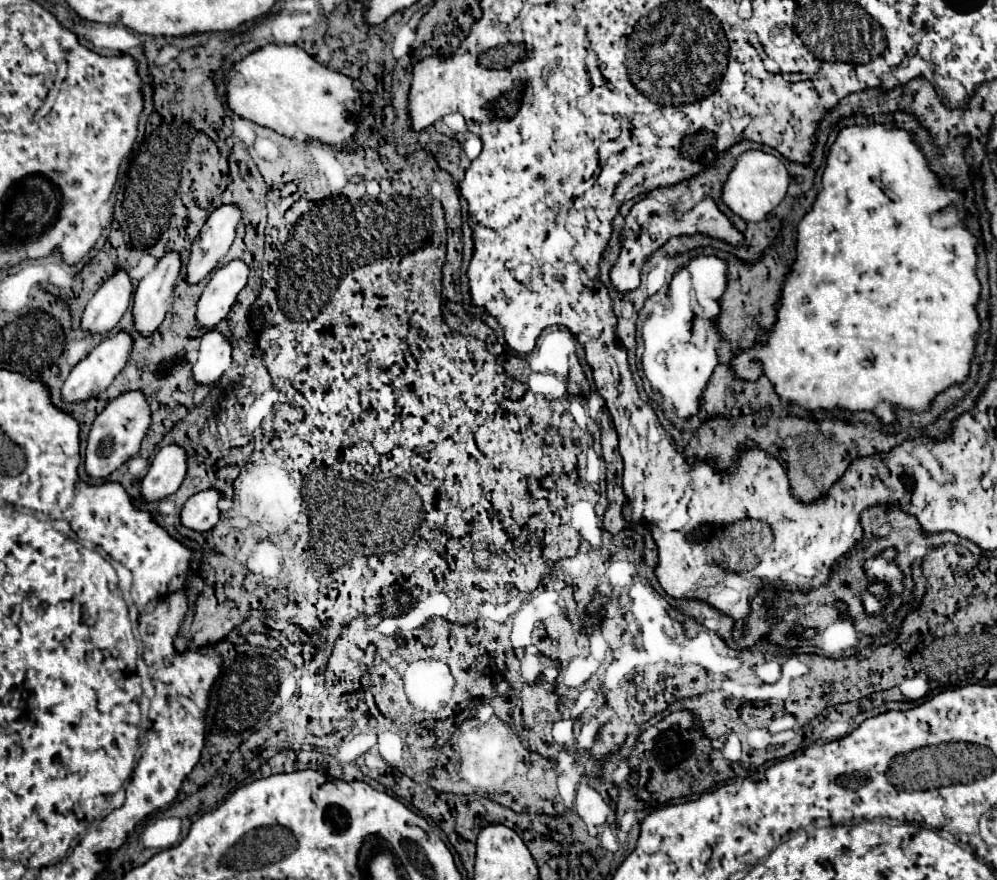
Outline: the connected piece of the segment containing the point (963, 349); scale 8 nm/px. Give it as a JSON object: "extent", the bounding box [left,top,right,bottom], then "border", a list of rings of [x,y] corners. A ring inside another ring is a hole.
{"extent":[731,125,981,423],"border":[[[869,125],[869,127],[847,127],[847,129],[843,129],[843,131],[841,131],[841,133],[839,133],[839,135],[837,135],[837,141],[835,141],[835,145],[833,145],[833,147],[831,147],[831,155],[829,155],[829,159],[827,159],[827,167],[825,167],[825,173],[823,173],[823,189],[821,189],[821,191],[819,191],[819,195],[817,195],[817,201],[815,201],[815,205],[813,205],[813,209],[811,209],[811,213],[807,213],[807,215],[805,215],[805,217],[803,217],[803,219],[801,219],[801,223],[799,223],[799,227],[797,227],[797,251],[799,251],[799,257],[797,257],[797,261],[795,261],[795,265],[793,265],[793,269],[791,269],[791,273],[789,273],[789,277],[787,277],[787,283],[785,283],[785,289],[783,289],[783,297],[781,297],[781,301],[779,301],[779,315],[777,315],[777,325],[775,325],[775,327],[773,327],[773,331],[771,331],[771,339],[769,339],[769,345],[767,345],[767,347],[755,347],[755,349],[747,349],[747,351],[743,351],[743,353],[741,353],[741,355],[739,355],[739,357],[737,357],[737,359],[733,359],[733,361],[731,361],[731,367],[733,367],[733,369],[735,369],[735,371],[737,371],[737,375],[739,375],[739,377],[741,377],[741,379],[749,379],[749,381],[755,381],[755,379],[757,379],[757,377],[759,377],[759,375],[761,375],[761,373],[765,373],[765,375],[767,375],[767,377],[769,377],[769,379],[771,379],[771,381],[773,381],[773,383],[775,383],[775,391],[777,391],[777,393],[779,393],[779,395],[781,395],[781,397],[783,397],[783,399],[787,399],[787,401],[793,401],[793,403],[801,403],[801,405],[803,405],[803,407],[807,407],[807,409],[809,409],[809,411],[815,411],[815,409],[833,409],[833,407],[843,407],[843,409],[849,409],[849,411],[857,411],[857,409],[873,409],[873,411],[875,411],[875,413],[877,413],[877,415],[879,415],[879,417],[881,417],[881,419],[883,419],[883,421],[885,421],[885,423],[889,423],[889,421],[891,421],[891,419],[893,419],[893,405],[899,405],[899,407],[907,407],[907,409],[913,409],[913,411],[917,411],[917,413],[921,413],[921,411],[925,411],[925,409],[927,409],[927,407],[929,407],[929,403],[931,403],[931,399],[933,399],[933,397],[935,397],[935,395],[937,395],[937,393],[939,393],[939,391],[945,391],[945,389],[947,389],[947,387],[951,387],[951,385],[957,385],[957,383],[961,383],[961,381],[963,381],[963,379],[965,379],[965,377],[967,377],[967,373],[969,373],[969,361],[971,361],[971,355],[973,355],[973,349],[975,349],[975,339],[973,339],[973,337],[975,337],[975,331],[977,331],[977,329],[979,329],[979,319],[977,319],[977,311],[975,311],[975,303],[977,303],[977,297],[979,297],[979,291],[981,291],[981,285],[979,285],[979,281],[977,281],[977,275],[975,275],[975,263],[977,263],[977,255],[975,255],[975,237],[973,237],[973,235],[971,235],[971,233],[969,233],[969,231],[965,231],[965,229],[963,229],[963,227],[961,227],[961,225],[957,225],[957,223],[955,223],[955,225],[949,225],[949,227],[947,227],[947,229],[943,229],[943,227],[937,227],[937,225],[933,225],[933,221],[930,221],[930,216],[931,216],[931,215],[932,215],[932,214],[933,214],[933,215],[941,215],[941,213],[947,213],[947,209],[951,209],[951,207],[953,207],[953,203],[955,203],[955,202],[956,202],[956,198],[957,198],[957,191],[956,191],[956,190],[954,190],[954,189],[952,189],[952,188],[945,188],[945,187],[943,187],[943,186],[942,186],[942,185],[941,185],[941,183],[940,183],[940,180],[939,180],[939,178],[938,178],[938,177],[935,177],[935,175],[933,175],[933,173],[931,173],[931,171],[929,171],[929,167],[927,167],[927,163],[925,163],[925,157],[923,157],[923,153],[921,153],[921,151],[919,151],[919,149],[917,149],[917,147],[915,147],[915,143],[913,143],[913,141],[911,141],[911,135],[909,135],[909,133],[907,133],[907,131],[905,131],[905,129],[899,129],[899,127],[897,127],[897,125],[891,125],[891,127],[883,127],[883,125]],[[843,154],[846,154],[846,155],[848,155],[848,156],[849,156],[849,160],[850,160],[850,157],[851,157],[851,159],[853,159],[853,161],[857,161],[857,163],[859,163],[859,165],[861,165],[861,167],[865,167],[865,171],[867,171],[867,173],[869,173],[869,175],[871,175],[871,177],[872,177],[872,180],[873,180],[873,181],[874,181],[874,182],[875,182],[875,183],[876,183],[876,184],[877,184],[877,180],[879,180],[879,181],[880,181],[880,182],[881,182],[881,183],[882,183],[882,185],[883,185],[883,186],[884,186],[884,187],[885,187],[885,188],[886,188],[886,189],[887,189],[887,190],[888,190],[888,191],[889,191],[889,192],[891,192],[891,193],[892,193],[892,194],[893,194],[893,195],[894,195],[894,199],[893,199],[893,200],[892,200],[892,201],[891,201],[891,199],[889,199],[889,197],[887,197],[887,195],[885,195],[885,193],[883,193],[883,191],[881,191],[881,189],[879,189],[879,187],[877,187],[877,185],[875,185],[875,183],[873,183],[873,181],[871,181],[871,177],[869,177],[869,175],[865,175],[865,171],[863,171],[863,169],[861,169],[861,167],[857,167],[857,165],[851,165],[851,163],[843,163],[843,161],[841,161],[841,155],[843,155]]]}

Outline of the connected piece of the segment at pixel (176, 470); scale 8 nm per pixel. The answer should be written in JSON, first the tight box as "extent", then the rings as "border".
{"extent":[141,443,189,501],"border":[[[171,443],[161,447],[149,467],[149,473],[141,483],[141,495],[147,501],[157,501],[173,495],[185,479],[187,467],[189,457],[181,445]]]}

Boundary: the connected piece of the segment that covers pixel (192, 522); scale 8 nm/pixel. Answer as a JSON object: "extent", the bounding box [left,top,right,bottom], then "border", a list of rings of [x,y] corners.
{"extent":[181,489,221,531],"border":[[[205,489],[195,493],[181,511],[181,523],[195,531],[209,531],[219,521],[221,493],[217,489]]]}

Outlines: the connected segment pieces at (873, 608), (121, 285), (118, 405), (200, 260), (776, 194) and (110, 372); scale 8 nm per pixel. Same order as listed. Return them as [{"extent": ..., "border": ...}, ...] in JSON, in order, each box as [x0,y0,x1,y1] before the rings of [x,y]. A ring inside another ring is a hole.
[{"extent":[863,593,885,615],"border":[[[863,593],[863,605],[865,605],[865,611],[867,613],[871,613],[871,615],[875,615],[875,613],[879,613],[881,609],[885,609],[885,599],[875,599],[873,595],[869,595],[869,593]]]},{"extent":[81,267,133,333],"border":[[[119,267],[87,303],[81,327],[91,333],[105,333],[113,329],[127,311],[133,297],[133,283],[129,271]]]},{"extent":[85,389,151,479],"border":[[[143,389],[125,391],[113,401],[109,401],[107,407],[93,421],[93,427],[89,433],[89,441],[85,449],[87,473],[95,479],[109,477],[115,469],[119,469],[127,459],[131,459],[139,451],[141,441],[149,427],[151,427],[151,409],[149,409],[149,399]]]},{"extent":[187,203,241,283],"border":[[[237,203],[221,205],[209,215],[209,219],[205,221],[203,229],[191,245],[191,259],[187,265],[189,283],[201,281],[221,263],[235,239],[239,223],[241,207]]]},{"extent":[723,151,789,221],"border":[[[747,151],[741,155],[741,159],[733,167],[725,183],[723,201],[739,217],[747,221],[761,221],[769,211],[773,211],[781,203],[781,199],[785,197],[787,185],[789,185],[789,173],[781,163],[781,159],[763,151]]]},{"extent":[61,331,133,401],"border":[[[119,331],[115,337],[107,337],[103,339],[87,357],[83,357],[71,371],[71,375],[67,377],[63,389],[61,389],[61,395],[65,401],[85,401],[89,397],[97,397],[101,391],[105,391],[115,375],[127,365],[127,361],[131,359],[131,349],[133,349],[133,337],[127,333],[127,331]]]}]

